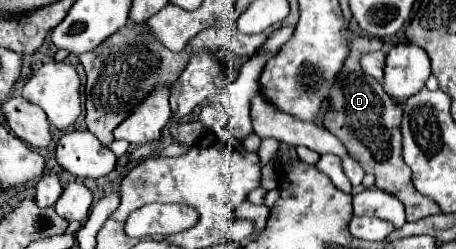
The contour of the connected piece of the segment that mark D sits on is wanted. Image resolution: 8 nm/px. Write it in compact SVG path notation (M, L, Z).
M355 36L351 40L351 54L345 60L345 66L341 70L339 80L331 88L329 96L329 112L325 114L323 126L333 132L349 150L349 154L363 166L365 172L371 172L377 176L377 188L393 194L399 198L405 206L407 220L415 222L425 216L437 214L439 208L429 200L427 196L421 196L411 182L411 170L403 162L401 156L401 104L397 104L383 86L365 76L365 72L359 66L359 60L363 54L371 50L381 50L383 42L373 36Z

